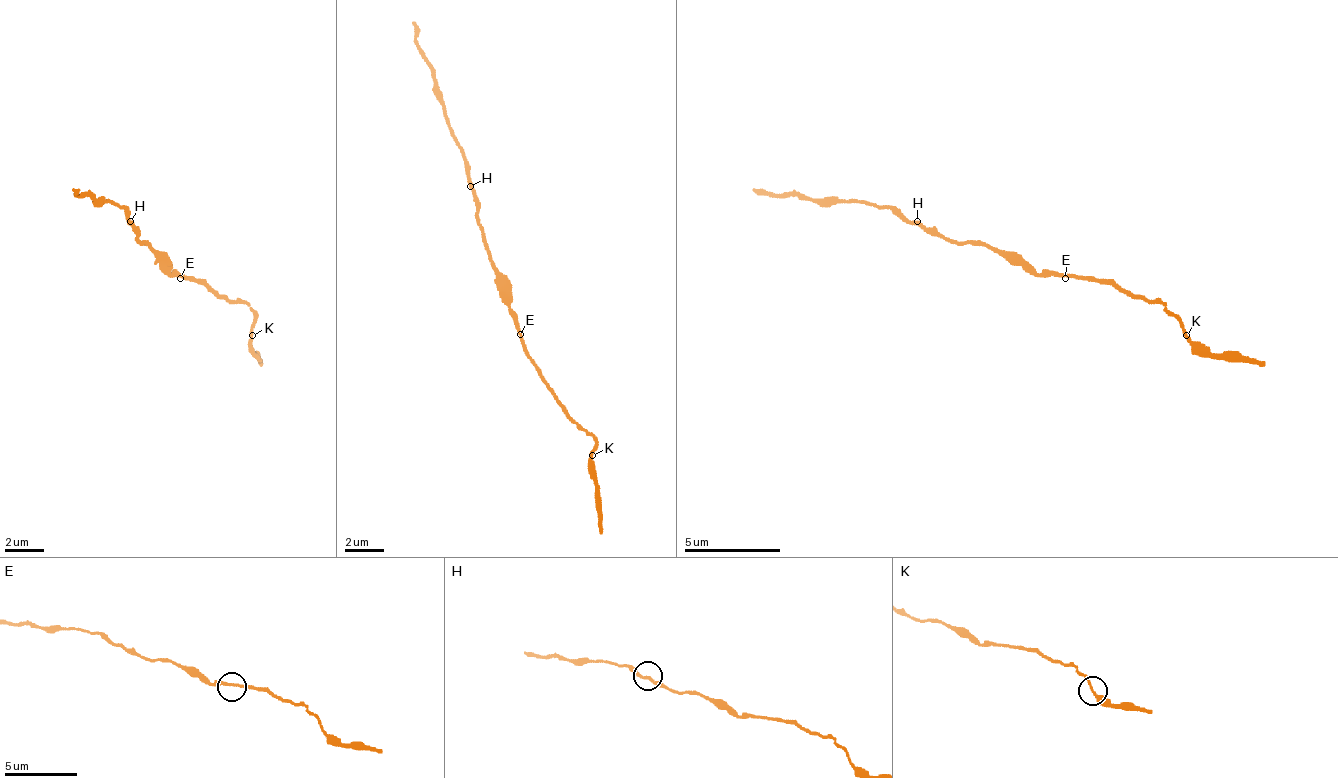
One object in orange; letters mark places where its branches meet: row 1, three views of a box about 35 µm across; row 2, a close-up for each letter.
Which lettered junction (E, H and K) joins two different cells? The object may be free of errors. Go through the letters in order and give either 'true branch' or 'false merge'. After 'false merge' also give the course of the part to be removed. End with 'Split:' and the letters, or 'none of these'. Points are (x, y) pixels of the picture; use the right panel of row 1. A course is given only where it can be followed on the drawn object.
E: true branch
H: true branch
K: true branch
Split: none of these

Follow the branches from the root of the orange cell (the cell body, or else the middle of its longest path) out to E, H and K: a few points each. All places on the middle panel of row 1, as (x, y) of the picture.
E: (500, 291), (515, 310), (515, 329), (520, 334)
H: (500, 291), (500, 271), (486, 252), (486, 233), (476, 214), (476, 189), (471, 185)
K: (500, 291), (515, 310), (515, 329), (529, 363), (549, 392), (592, 436), (592, 455)

